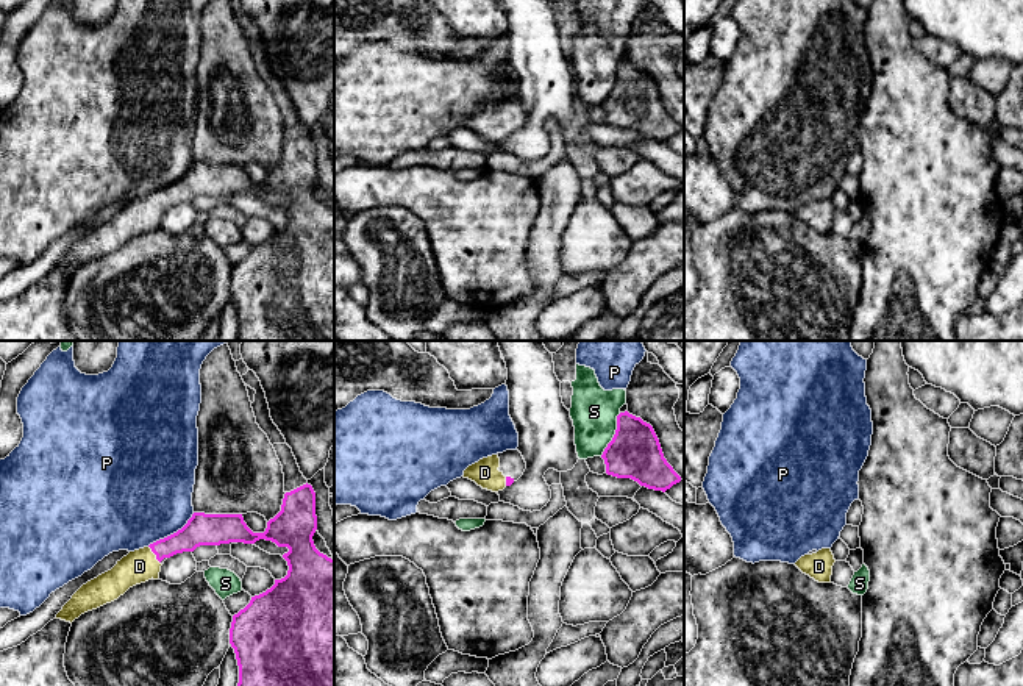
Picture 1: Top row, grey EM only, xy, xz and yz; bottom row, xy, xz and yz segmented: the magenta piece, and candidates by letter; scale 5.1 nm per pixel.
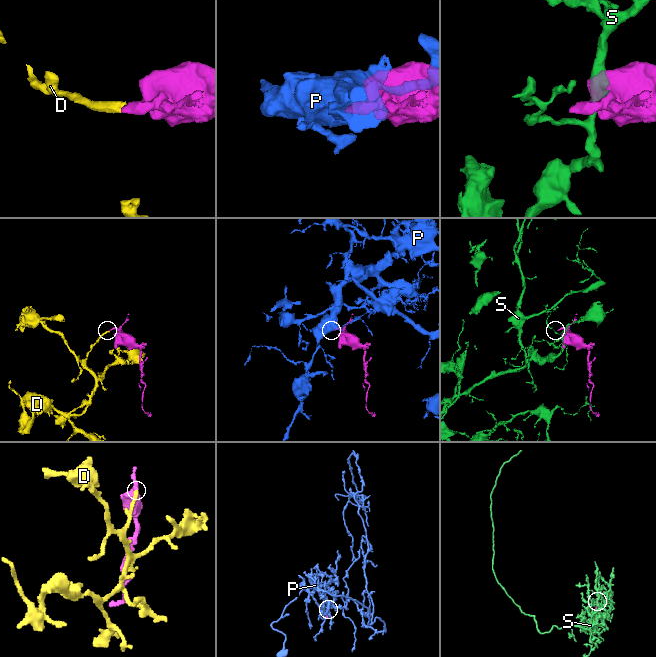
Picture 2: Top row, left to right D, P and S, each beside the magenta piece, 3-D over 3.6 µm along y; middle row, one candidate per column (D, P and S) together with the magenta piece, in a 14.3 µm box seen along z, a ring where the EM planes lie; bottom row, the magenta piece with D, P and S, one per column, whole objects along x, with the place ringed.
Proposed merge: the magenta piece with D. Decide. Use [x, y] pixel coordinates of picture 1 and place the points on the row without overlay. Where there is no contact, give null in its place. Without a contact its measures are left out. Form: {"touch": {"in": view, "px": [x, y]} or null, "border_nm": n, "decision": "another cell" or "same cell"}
{"touch": {"in": "xy", "px": [155, 203]}, "border_nm": 110, "decision": "same cell"}

